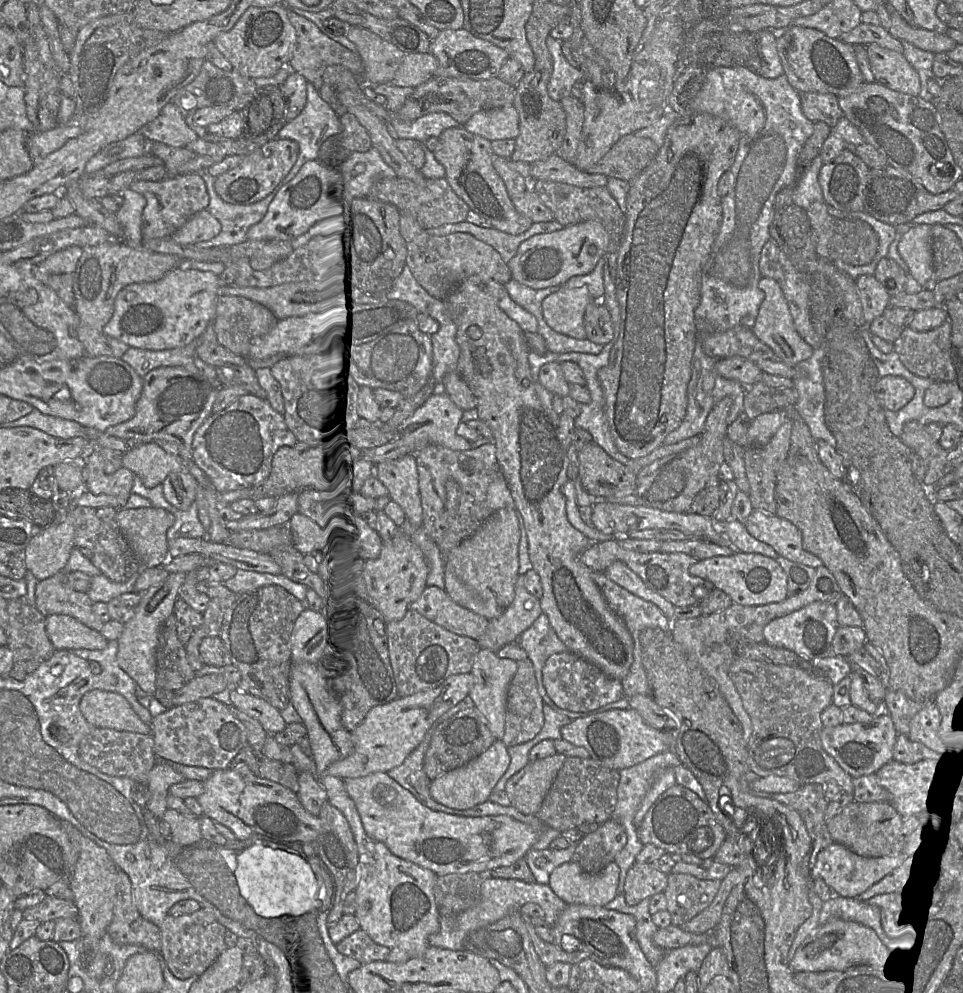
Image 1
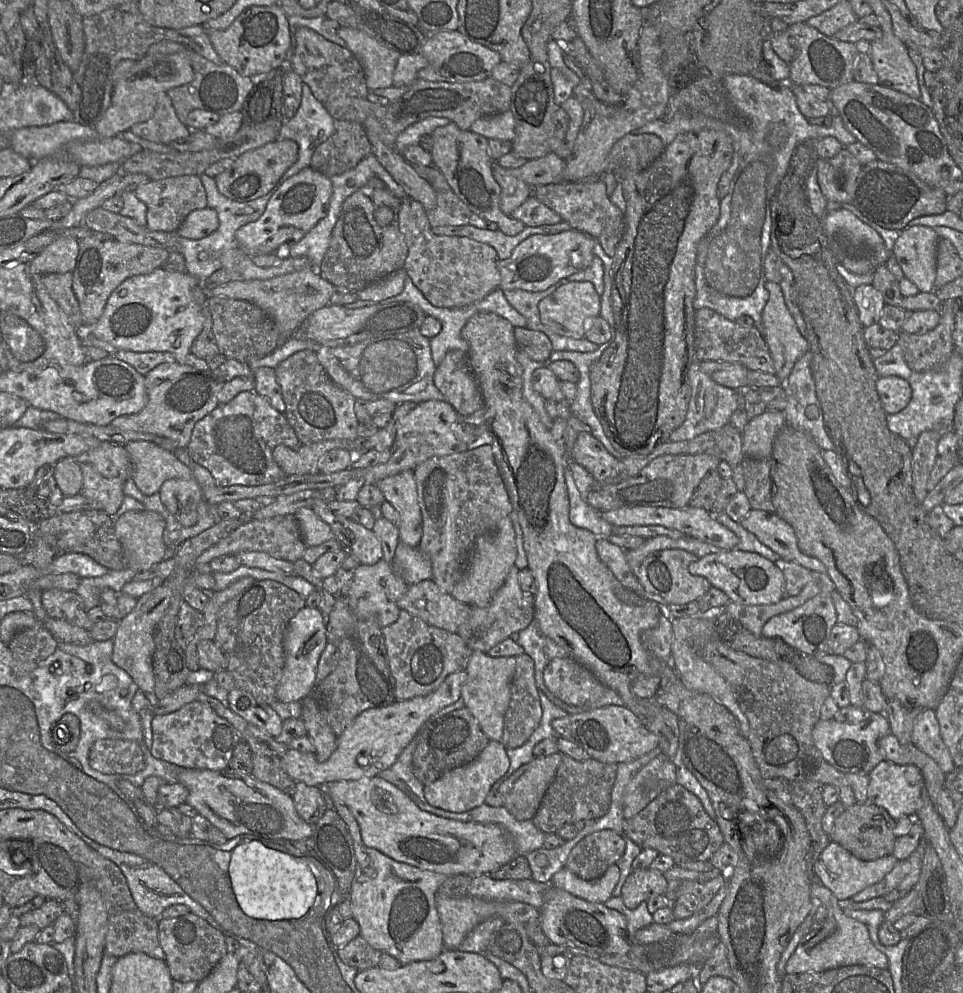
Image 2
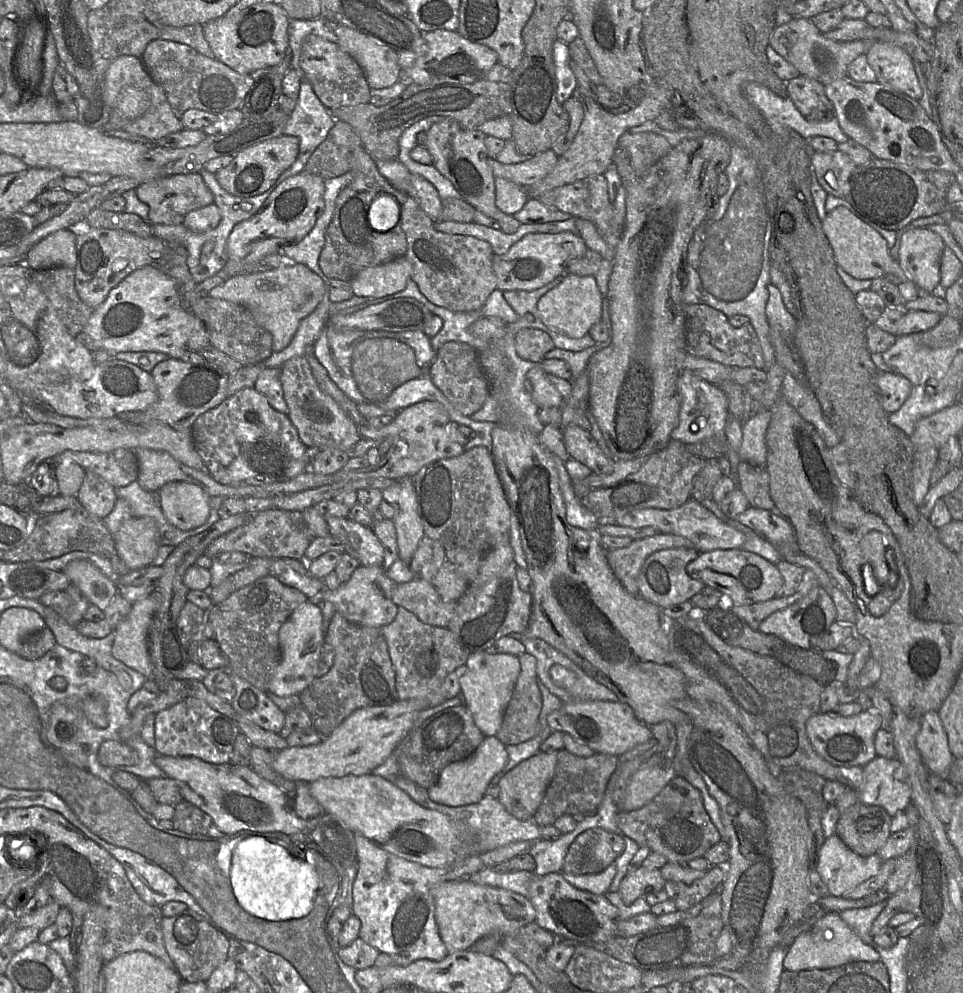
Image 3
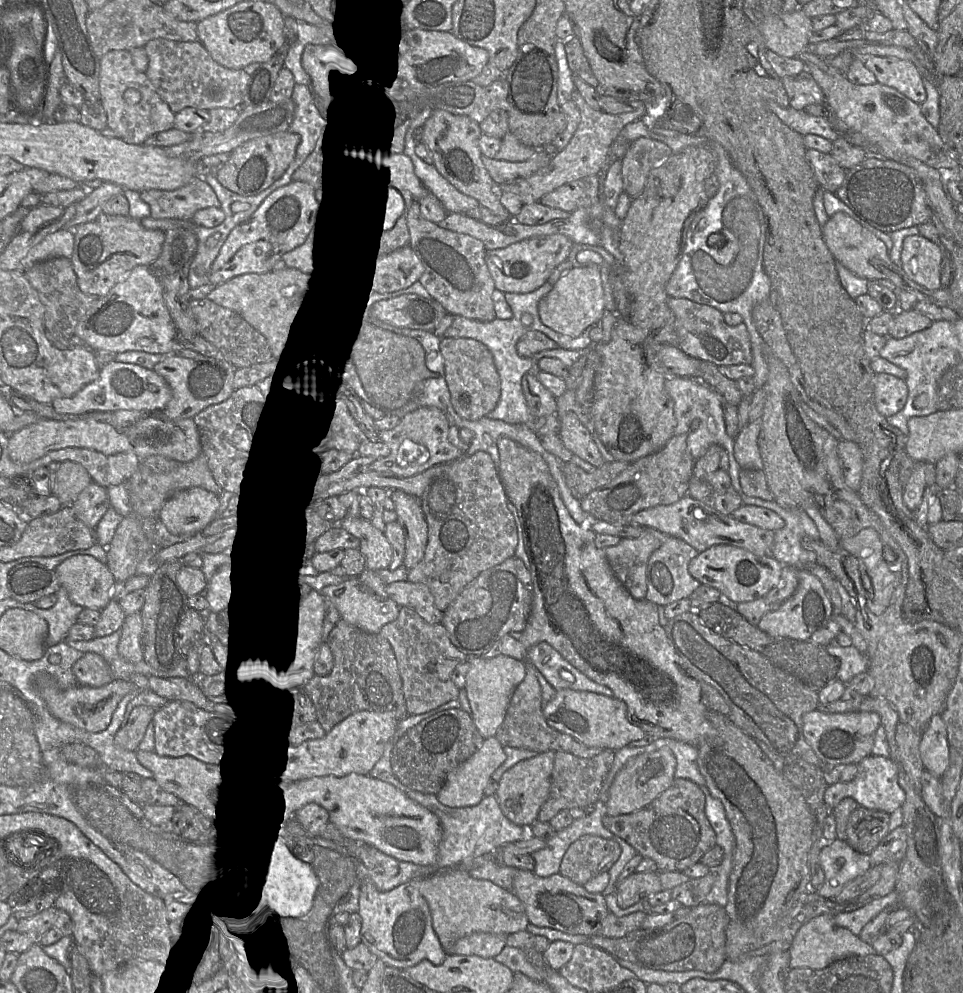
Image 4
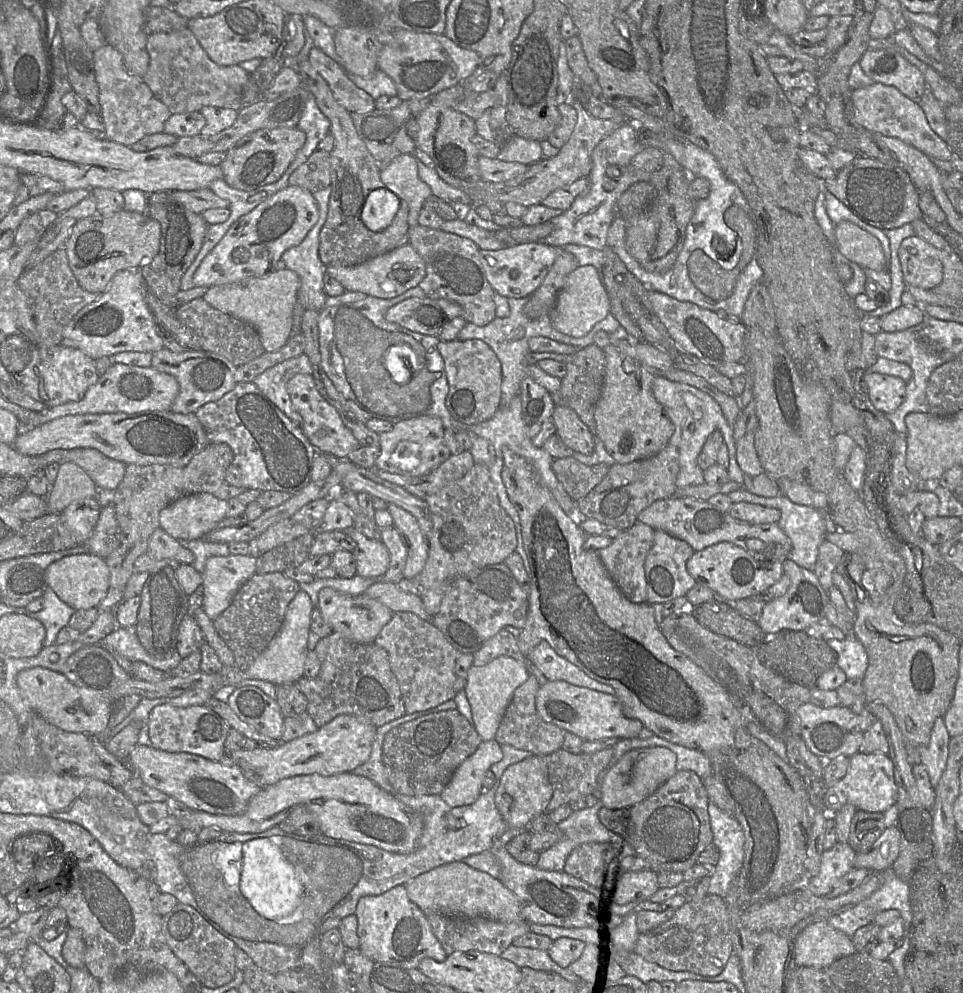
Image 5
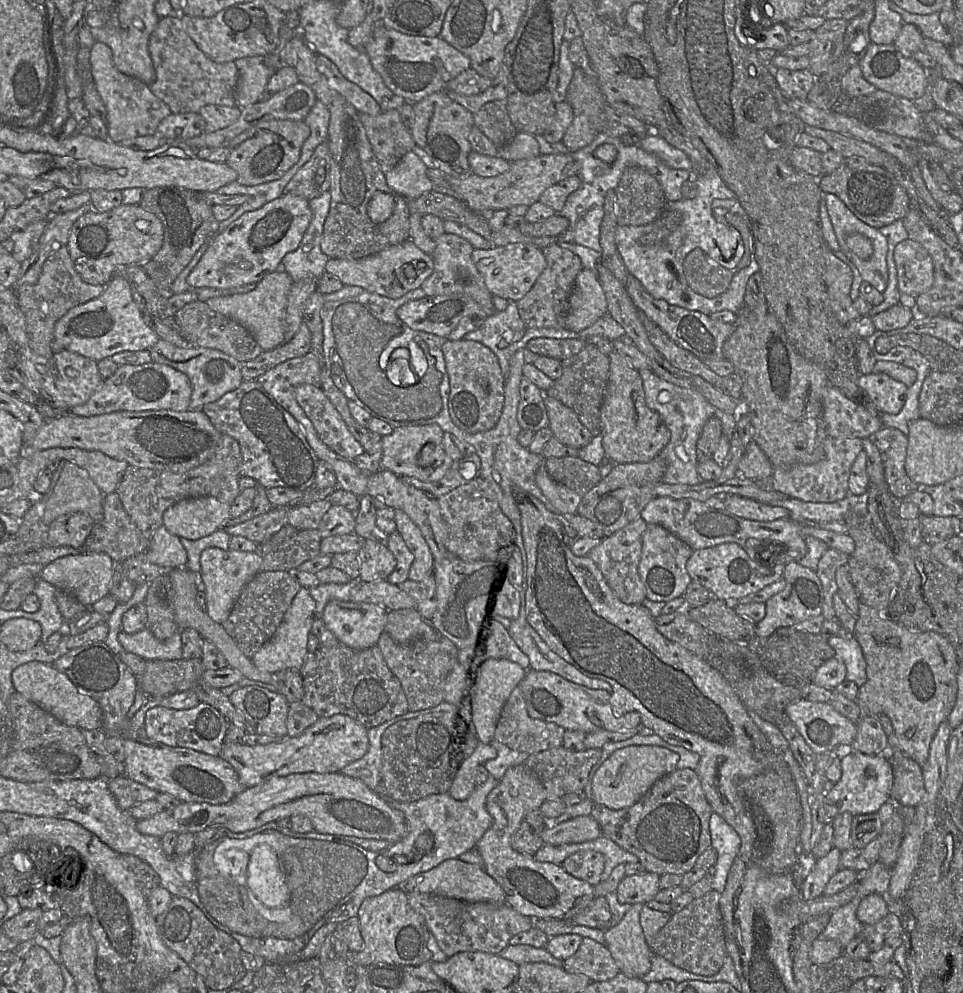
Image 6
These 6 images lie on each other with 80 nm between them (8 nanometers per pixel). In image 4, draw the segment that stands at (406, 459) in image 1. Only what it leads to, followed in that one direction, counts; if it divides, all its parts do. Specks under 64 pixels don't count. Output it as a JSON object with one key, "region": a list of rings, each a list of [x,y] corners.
{"region":[[[402,490],[389,493],[394,509],[384,509],[383,520],[387,523],[397,521],[405,535],[405,556],[403,566],[409,570],[424,557],[428,541],[428,528],[420,505],[420,499]]]}

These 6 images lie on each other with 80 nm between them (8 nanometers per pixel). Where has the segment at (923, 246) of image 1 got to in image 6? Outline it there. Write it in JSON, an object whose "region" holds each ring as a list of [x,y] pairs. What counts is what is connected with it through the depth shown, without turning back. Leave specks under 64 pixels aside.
{"region":[[[910,238],[901,241],[895,248],[894,259],[900,294],[917,297],[932,287],[933,261],[920,243]]]}

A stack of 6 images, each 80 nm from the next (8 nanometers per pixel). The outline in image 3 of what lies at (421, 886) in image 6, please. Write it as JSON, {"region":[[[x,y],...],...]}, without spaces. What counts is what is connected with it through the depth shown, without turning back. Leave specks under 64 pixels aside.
{"region":[[[470,880],[441,882],[432,888],[431,895],[439,934],[448,954],[468,950],[486,935],[504,936],[512,933],[536,918],[536,911],[527,897],[506,889],[479,885]]]}

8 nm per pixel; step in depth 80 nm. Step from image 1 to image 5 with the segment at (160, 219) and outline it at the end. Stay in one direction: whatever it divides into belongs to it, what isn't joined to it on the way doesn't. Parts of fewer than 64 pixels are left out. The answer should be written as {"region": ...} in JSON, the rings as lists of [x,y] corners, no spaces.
{"region":[[[210,188],[194,191],[155,192],[147,195],[148,207],[150,204],[159,202],[176,201],[197,214],[201,214],[207,209],[229,207],[229,202],[214,194]]]}

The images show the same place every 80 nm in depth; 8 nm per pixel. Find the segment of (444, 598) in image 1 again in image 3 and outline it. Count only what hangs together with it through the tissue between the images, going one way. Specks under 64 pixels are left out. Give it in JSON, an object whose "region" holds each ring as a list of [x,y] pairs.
{"region":[[[421,578],[395,584],[392,601],[398,607],[412,612],[421,622],[444,628],[448,626],[457,607],[457,602],[443,601],[435,587]]]}

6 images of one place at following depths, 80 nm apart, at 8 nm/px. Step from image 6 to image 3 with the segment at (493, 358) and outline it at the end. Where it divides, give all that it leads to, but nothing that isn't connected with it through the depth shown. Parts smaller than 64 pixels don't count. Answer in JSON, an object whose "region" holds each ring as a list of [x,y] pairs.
{"region":[[[449,341],[437,352],[430,366],[431,380],[443,392],[453,407],[471,417],[490,396],[490,384],[479,362],[478,352],[467,343]]]}

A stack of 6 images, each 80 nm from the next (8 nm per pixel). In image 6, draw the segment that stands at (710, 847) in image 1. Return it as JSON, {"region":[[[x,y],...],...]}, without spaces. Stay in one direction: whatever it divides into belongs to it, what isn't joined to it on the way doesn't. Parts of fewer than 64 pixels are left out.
{"region":[[[689,768],[676,769],[659,778],[631,807],[610,810],[594,803],[590,816],[600,825],[602,834],[622,849],[634,854],[646,872],[684,875],[694,868],[697,858],[711,846],[709,820],[713,809],[702,790],[698,775]]]}

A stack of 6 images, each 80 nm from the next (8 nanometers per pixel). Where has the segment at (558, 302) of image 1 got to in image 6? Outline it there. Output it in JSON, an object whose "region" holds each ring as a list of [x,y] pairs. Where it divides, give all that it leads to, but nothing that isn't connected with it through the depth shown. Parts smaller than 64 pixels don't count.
{"region":[[[583,268],[575,280],[564,327],[572,332],[583,331],[606,314],[607,301],[597,275]]]}

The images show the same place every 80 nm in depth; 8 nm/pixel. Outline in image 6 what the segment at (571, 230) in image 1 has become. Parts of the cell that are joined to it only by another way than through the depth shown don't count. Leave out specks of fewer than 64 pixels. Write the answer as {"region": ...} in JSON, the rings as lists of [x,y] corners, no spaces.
{"region":[[[517,243],[490,249],[474,249],[471,257],[492,296],[515,302],[531,290],[546,267],[543,251],[532,244]]]}

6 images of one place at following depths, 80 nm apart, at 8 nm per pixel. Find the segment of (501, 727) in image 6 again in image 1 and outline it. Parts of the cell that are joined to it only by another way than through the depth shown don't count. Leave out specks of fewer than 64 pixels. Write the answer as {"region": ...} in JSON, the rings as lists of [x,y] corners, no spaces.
{"region":[[[528,658],[516,662],[517,671],[510,682],[506,698],[502,742],[507,747],[532,740],[544,725],[545,702],[537,689],[533,664]]]}

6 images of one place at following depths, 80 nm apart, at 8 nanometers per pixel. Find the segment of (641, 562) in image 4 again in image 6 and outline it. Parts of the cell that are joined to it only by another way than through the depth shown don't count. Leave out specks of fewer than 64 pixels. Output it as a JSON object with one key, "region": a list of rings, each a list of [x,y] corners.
{"region":[[[639,516],[612,535],[602,538],[601,543],[587,554],[598,566],[614,594],[625,604],[642,604],[646,599],[646,591],[638,573],[638,566],[642,553],[642,535],[647,525]]]}

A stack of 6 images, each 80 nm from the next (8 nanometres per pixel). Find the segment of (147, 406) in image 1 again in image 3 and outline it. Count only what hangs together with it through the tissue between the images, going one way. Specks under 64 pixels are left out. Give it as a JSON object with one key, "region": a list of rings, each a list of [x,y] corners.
{"region":[[[169,357],[158,363],[150,373],[157,389],[158,400],[143,411],[121,413],[118,417],[136,425],[159,421],[175,430],[184,431],[191,429],[197,417],[218,406],[228,397],[229,375],[207,362],[196,365]]]}

